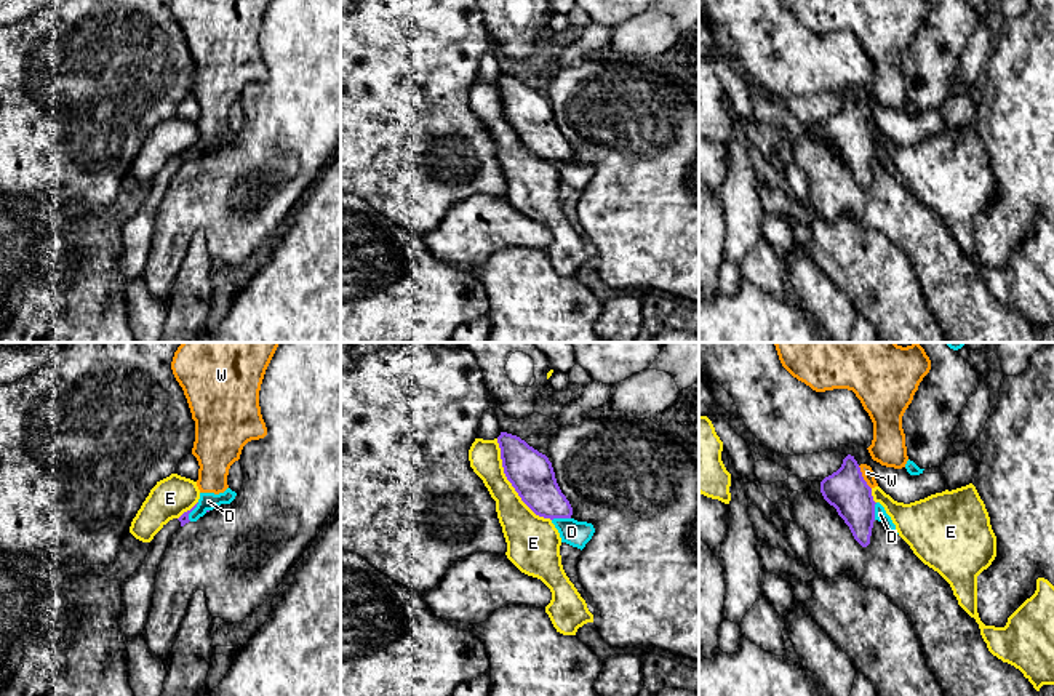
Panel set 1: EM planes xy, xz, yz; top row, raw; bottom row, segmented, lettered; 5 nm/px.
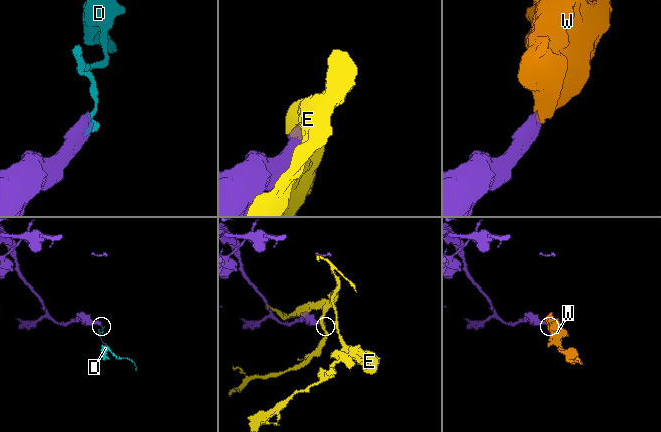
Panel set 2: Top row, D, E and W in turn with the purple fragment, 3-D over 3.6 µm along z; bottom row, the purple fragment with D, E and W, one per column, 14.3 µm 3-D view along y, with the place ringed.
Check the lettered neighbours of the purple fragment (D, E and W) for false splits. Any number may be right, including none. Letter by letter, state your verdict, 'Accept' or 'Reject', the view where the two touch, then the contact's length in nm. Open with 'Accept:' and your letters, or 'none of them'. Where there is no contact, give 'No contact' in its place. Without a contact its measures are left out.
Accept: W
D: Reject. Touches purple in xz. Shared border 100 nm
E: Reject. Touches purple in xz. Shared border 500 nm
W: Accept. Touches purple in yz. Shared border 140 nm

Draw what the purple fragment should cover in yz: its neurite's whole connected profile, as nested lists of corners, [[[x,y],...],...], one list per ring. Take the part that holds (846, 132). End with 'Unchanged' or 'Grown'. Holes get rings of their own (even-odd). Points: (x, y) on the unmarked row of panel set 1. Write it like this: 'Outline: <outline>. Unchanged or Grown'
Outline: [[[848,96],[841,109],[820,123],[824,141],[833,147],[838,157],[849,168],[854,181],[867,189],[870,186],[875,163],[875,142],[872,131],[878,128],[870,107],[857,106]]]. Grown

